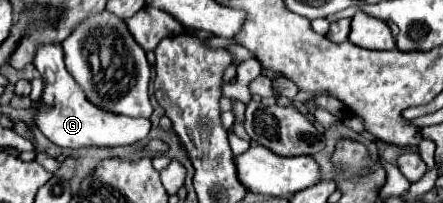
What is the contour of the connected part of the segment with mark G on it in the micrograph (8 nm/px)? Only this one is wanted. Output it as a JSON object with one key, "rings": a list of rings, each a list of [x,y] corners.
{"rings":[[[44,44],[36,48],[34,62],[36,70],[44,78],[44,92],[38,102],[32,102],[34,124],[36,128],[56,146],[60,148],[86,148],[86,146],[124,146],[140,142],[148,136],[148,120],[146,118],[130,118],[104,112],[90,104],[68,74],[64,66],[64,52],[60,44]]]}

